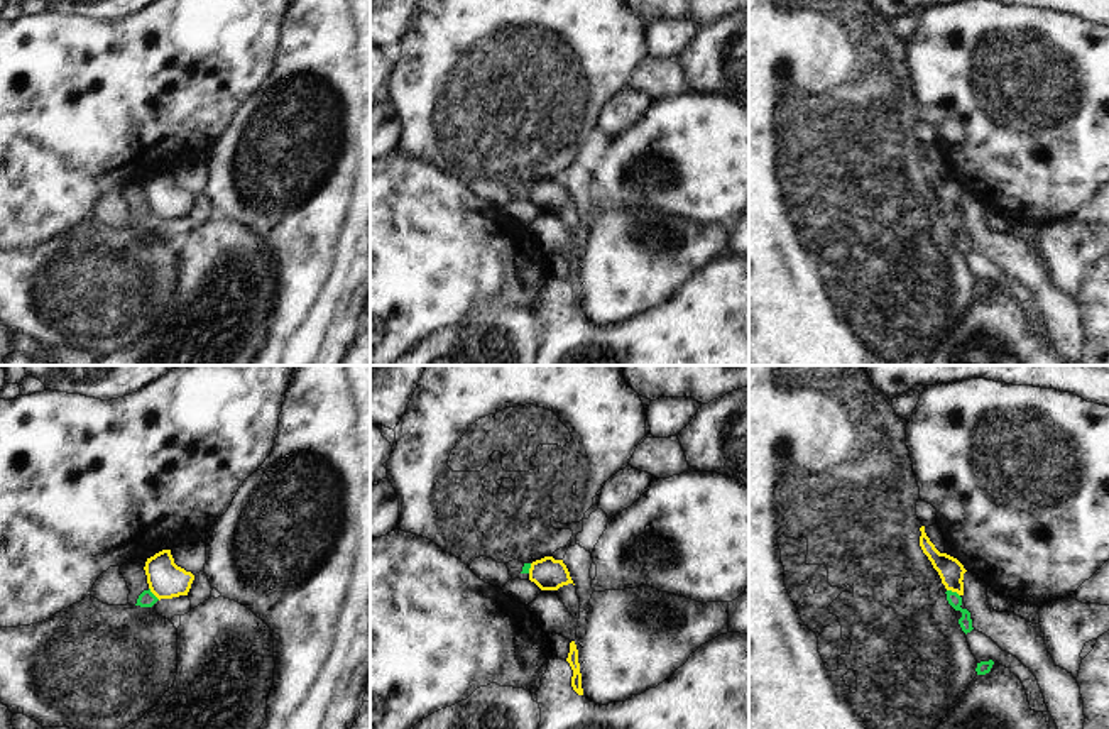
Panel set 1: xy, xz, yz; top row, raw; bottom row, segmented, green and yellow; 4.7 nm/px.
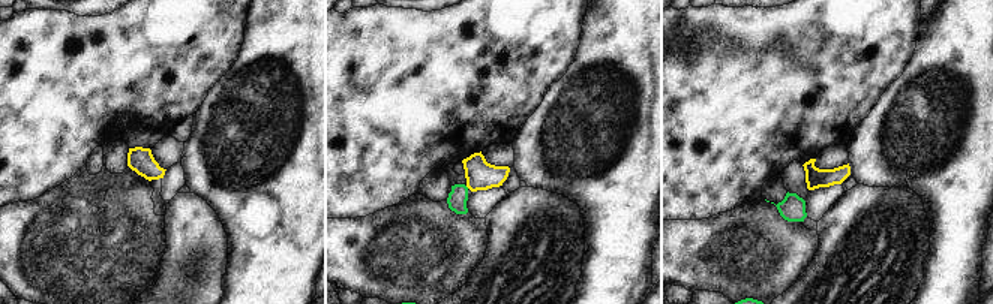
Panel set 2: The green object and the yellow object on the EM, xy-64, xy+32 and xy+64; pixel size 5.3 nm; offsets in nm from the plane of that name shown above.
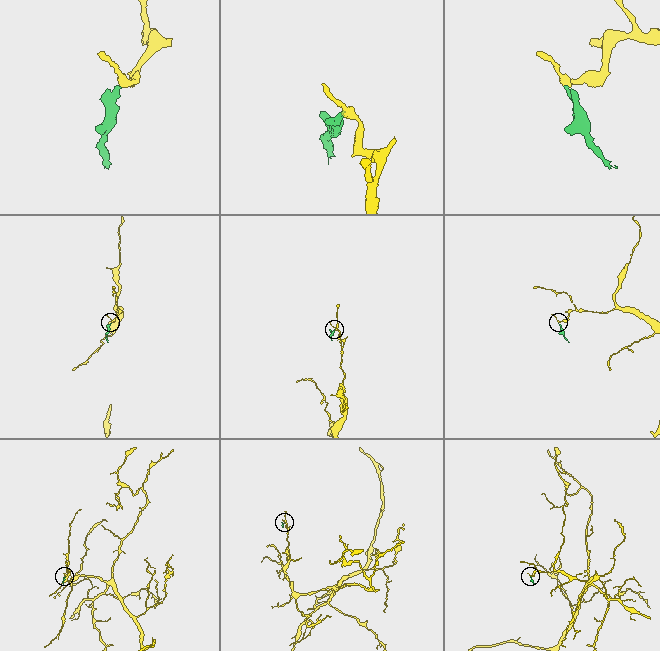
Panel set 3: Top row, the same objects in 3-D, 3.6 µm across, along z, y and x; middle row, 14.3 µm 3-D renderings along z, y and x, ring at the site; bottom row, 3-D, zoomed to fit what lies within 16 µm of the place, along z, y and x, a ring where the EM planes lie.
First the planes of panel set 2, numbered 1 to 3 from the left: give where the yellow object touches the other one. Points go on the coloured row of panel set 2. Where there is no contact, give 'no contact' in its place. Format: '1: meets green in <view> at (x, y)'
1: no contact
2: no contact
3: no contact

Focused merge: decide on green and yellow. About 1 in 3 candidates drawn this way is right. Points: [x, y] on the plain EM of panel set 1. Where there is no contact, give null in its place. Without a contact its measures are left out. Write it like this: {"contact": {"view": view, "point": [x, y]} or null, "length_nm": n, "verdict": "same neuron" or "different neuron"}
{"contact": {"view": "yz", "point": [954, 213]}, "length_nm": 70, "verdict": "different neuron"}

